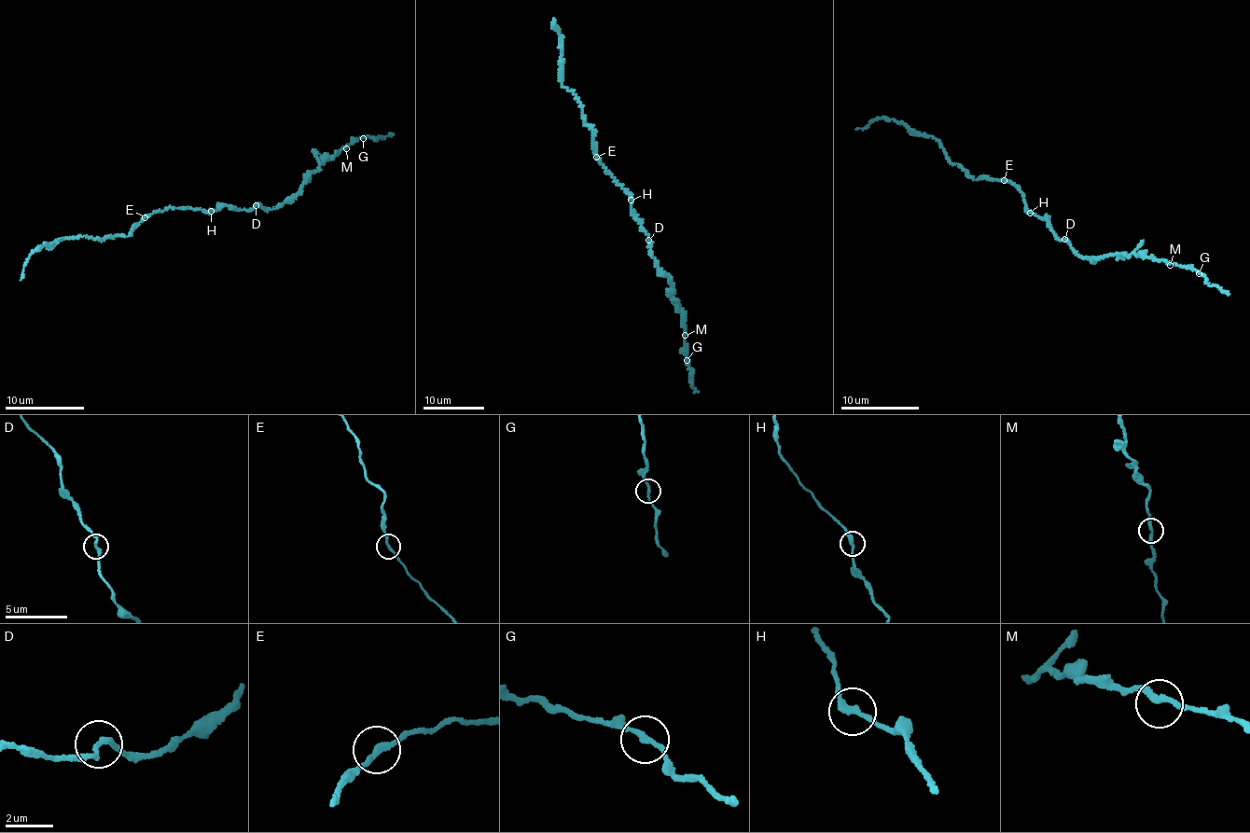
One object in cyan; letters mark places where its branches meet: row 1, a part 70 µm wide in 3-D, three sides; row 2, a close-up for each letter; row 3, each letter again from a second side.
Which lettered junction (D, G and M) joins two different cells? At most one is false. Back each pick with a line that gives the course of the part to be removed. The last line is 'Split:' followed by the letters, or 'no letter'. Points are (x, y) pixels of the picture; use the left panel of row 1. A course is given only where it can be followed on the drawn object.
Split: no letter

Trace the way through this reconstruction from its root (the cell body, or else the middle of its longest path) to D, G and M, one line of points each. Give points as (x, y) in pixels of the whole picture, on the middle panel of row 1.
D: (630, 201), (631, 212), (648, 241)
G: (630, 201), (646, 233), (659, 271), (669, 278), (672, 298), (684, 316), (687, 360)
M: (630, 201), (646, 233), (659, 271), (669, 278), (672, 298), (684, 316), (685, 335)

